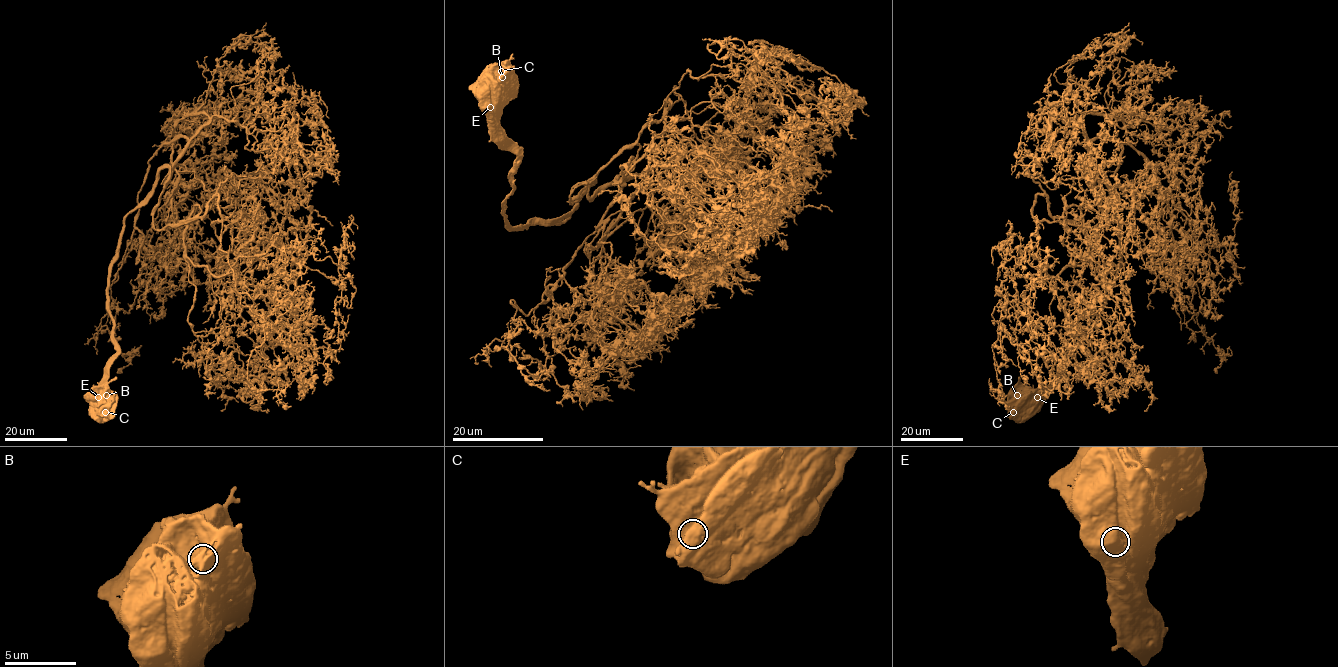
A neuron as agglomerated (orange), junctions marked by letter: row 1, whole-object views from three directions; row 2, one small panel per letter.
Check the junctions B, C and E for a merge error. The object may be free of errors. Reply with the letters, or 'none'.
none

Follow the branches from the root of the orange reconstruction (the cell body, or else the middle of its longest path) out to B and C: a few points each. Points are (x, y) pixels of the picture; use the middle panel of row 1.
B: (492, 95), (486, 97), (484, 92), (502, 77)
C: (492, 95), (488, 96), (488, 84), (501, 71)

